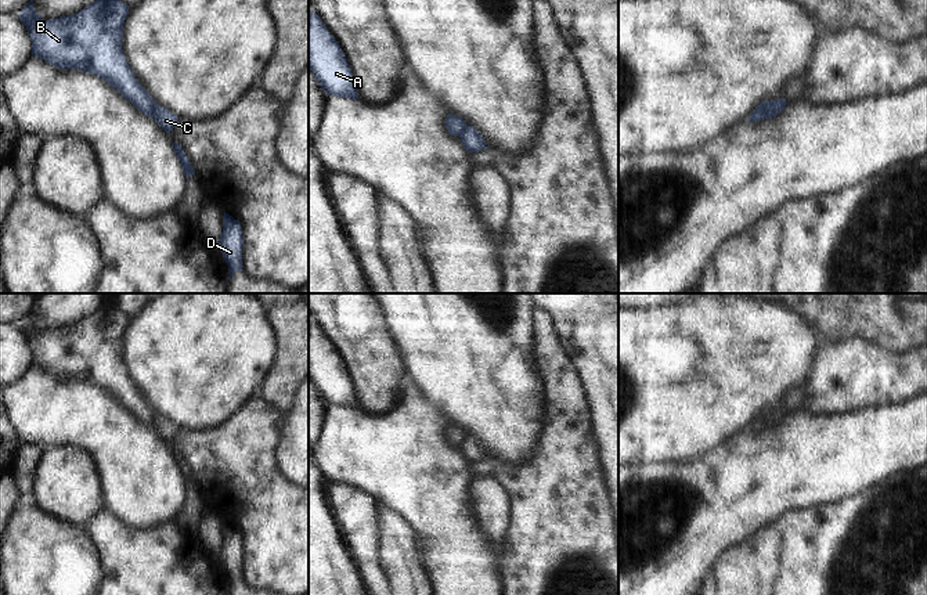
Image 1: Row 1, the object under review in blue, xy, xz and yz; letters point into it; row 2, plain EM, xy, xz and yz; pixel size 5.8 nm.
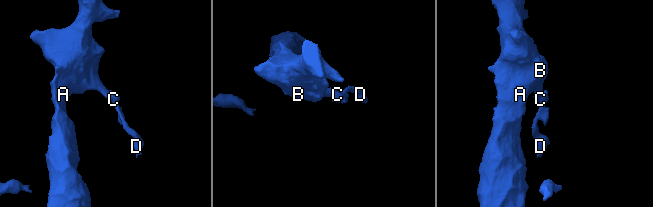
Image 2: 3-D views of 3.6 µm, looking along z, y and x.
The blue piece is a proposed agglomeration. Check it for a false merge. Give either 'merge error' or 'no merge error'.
merge error

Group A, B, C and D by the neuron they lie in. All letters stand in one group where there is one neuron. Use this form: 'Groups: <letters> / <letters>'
Groups: A B / C D

